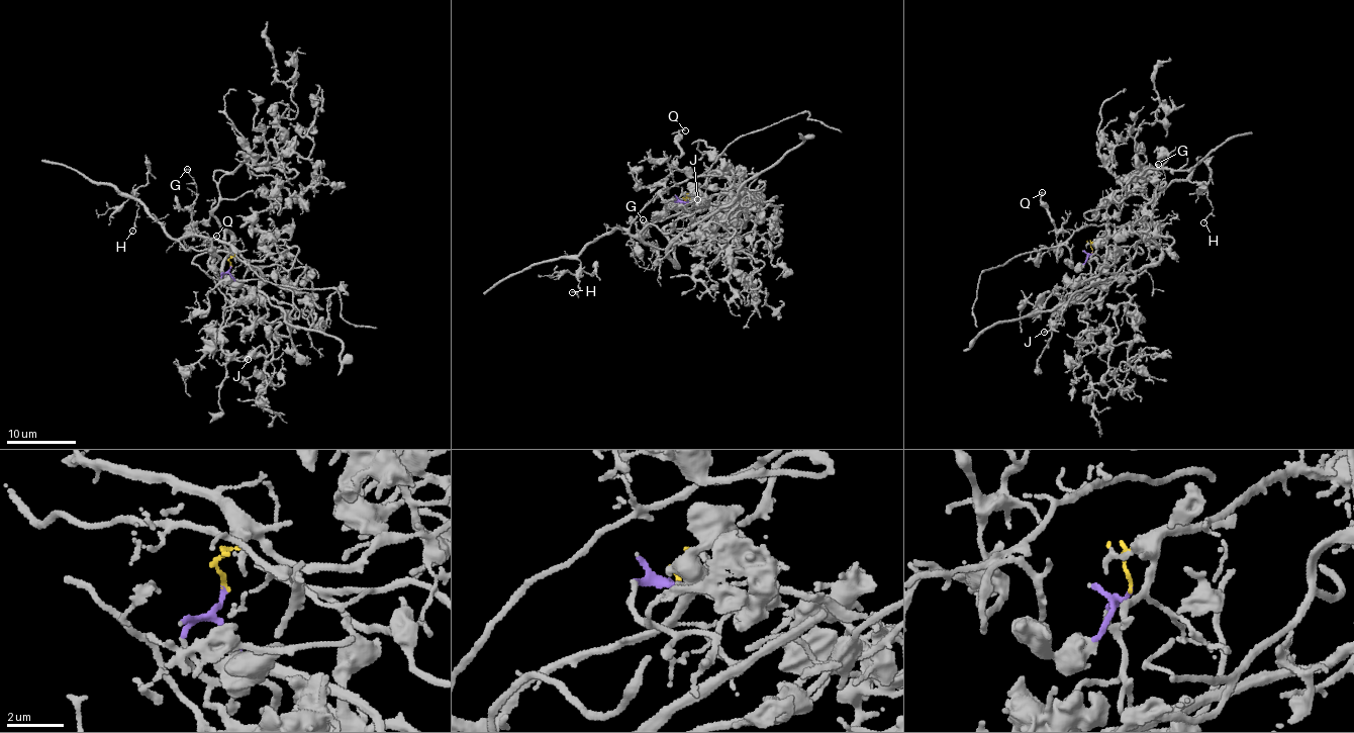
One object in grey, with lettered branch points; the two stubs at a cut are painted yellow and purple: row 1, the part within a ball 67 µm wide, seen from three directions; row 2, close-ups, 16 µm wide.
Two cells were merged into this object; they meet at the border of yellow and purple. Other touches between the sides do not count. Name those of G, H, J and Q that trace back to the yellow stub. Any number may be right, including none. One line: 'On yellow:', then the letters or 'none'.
On yellow: G, H

